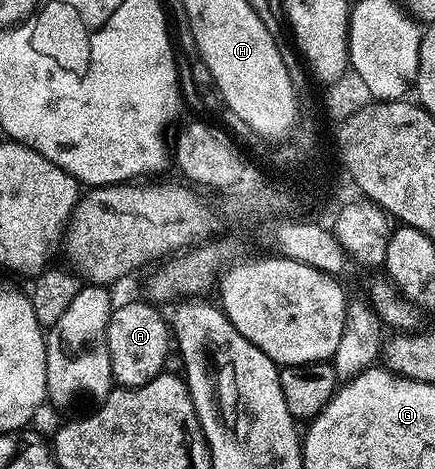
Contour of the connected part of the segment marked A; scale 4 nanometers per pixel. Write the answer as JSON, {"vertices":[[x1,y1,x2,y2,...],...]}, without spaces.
{"vertices":[[152,302,125,303,114,306,109,324,107,325,107,345,111,357,111,369,114,380,122,387,142,387,147,385,156,375,165,371,165,362,171,352,171,327,167,319,160,315,158,308]]}

